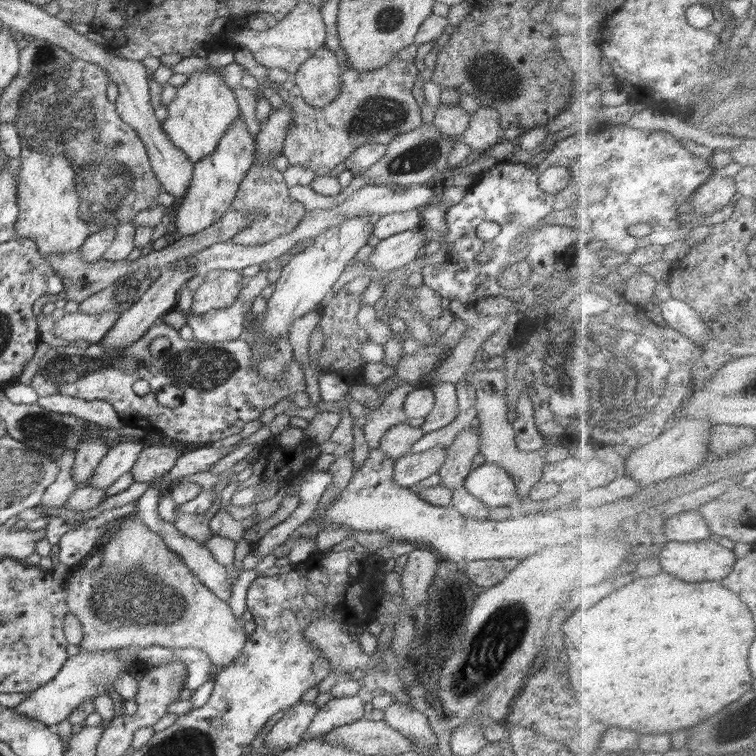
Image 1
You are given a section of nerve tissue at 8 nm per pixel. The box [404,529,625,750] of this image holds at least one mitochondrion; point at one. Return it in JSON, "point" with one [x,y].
{"point":[499,637]}

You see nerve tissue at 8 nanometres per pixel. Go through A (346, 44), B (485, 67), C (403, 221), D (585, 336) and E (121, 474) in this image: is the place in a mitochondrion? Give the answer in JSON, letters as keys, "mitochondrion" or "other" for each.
{"A":"other","B":"mitochondrion","C":"other","D":"mitochondrion","E":"other"}

